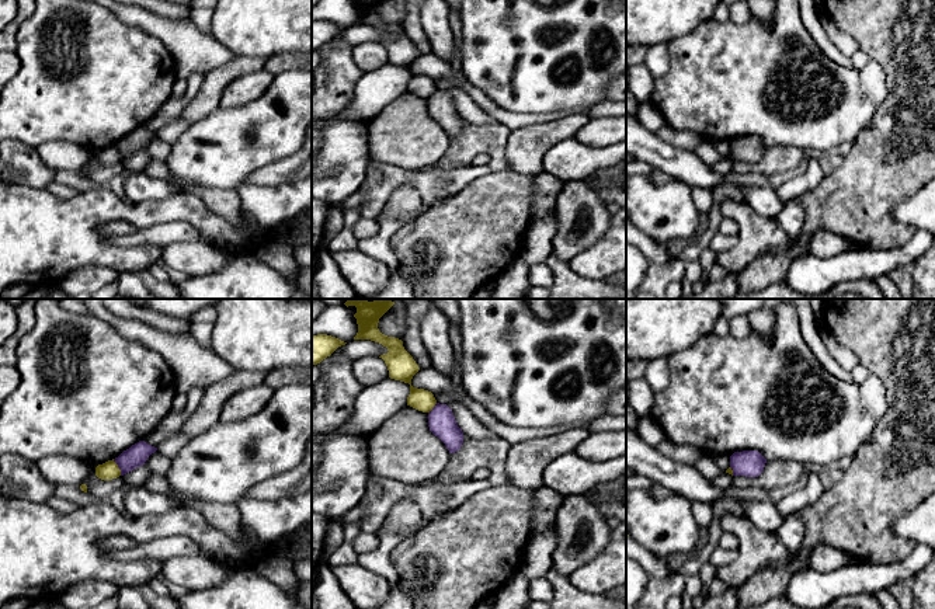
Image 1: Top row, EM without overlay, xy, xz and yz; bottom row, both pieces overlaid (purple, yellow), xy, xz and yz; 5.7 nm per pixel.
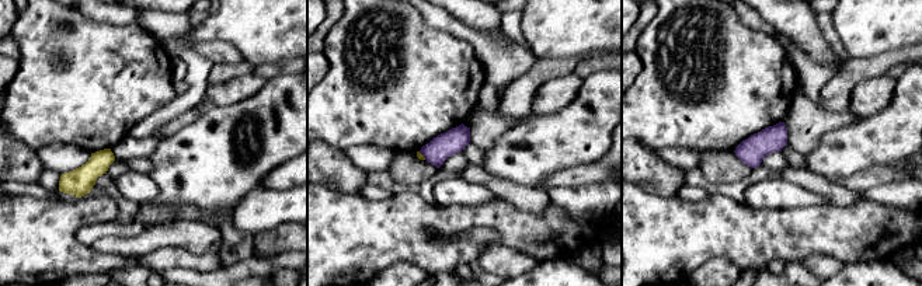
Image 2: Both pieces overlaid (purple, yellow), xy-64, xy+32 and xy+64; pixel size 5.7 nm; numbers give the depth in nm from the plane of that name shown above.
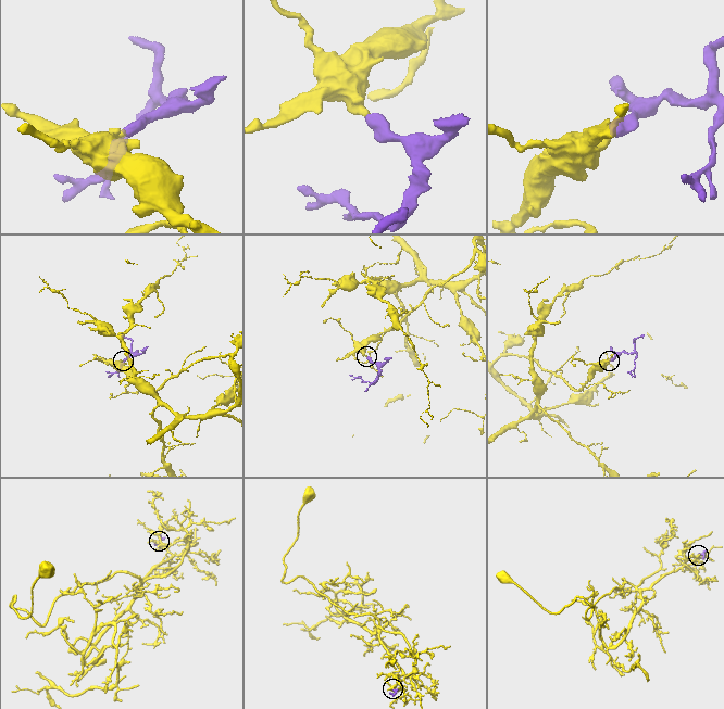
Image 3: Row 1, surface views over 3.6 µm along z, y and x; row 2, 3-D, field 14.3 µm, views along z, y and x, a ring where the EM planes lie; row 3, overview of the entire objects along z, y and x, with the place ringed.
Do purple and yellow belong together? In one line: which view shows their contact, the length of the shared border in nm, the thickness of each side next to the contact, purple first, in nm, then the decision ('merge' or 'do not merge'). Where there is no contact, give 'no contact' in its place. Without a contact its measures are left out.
contact in xy; length 110 nm; calibres 120 and 110 nm; do not merge

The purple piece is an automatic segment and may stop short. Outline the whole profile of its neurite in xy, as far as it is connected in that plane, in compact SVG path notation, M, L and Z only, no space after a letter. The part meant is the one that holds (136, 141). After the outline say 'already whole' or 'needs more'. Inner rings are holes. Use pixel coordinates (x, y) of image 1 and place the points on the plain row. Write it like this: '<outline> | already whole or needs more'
M139 126L115 143L114 147L118 150L121 161L124 161L133 154L143 152L147 143L156 136L157 133L146 129L145 126Z | already whole

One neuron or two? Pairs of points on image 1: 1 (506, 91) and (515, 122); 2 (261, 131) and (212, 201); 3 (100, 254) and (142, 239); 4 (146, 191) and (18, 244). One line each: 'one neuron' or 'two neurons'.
1: two neurons
2: two neurons
3: two neurons
4: two neurons

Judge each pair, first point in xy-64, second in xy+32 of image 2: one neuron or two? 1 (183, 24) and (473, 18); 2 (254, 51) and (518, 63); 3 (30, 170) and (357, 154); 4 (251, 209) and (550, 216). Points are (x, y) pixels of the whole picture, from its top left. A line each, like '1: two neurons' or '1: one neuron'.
1: two neurons
2: two neurons
3: two neurons
4: two neurons

